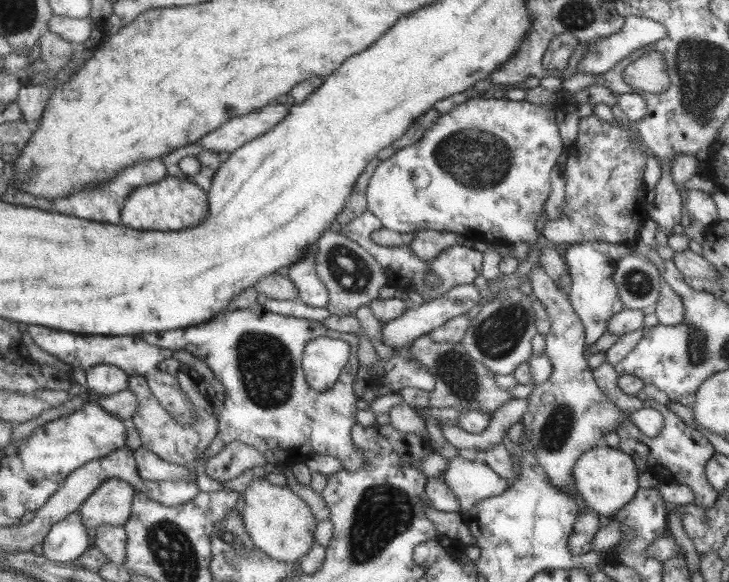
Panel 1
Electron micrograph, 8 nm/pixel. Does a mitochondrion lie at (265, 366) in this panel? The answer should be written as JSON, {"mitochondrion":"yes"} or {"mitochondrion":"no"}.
{"mitochondrion":"yes"}

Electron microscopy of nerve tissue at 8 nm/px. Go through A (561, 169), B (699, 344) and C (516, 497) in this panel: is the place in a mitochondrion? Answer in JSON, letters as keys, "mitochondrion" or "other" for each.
{"A":"other","B":"mitochondrion","C":"other"}

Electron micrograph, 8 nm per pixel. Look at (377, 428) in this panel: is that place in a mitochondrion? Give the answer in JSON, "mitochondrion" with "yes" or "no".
{"mitochondrion":"no"}

